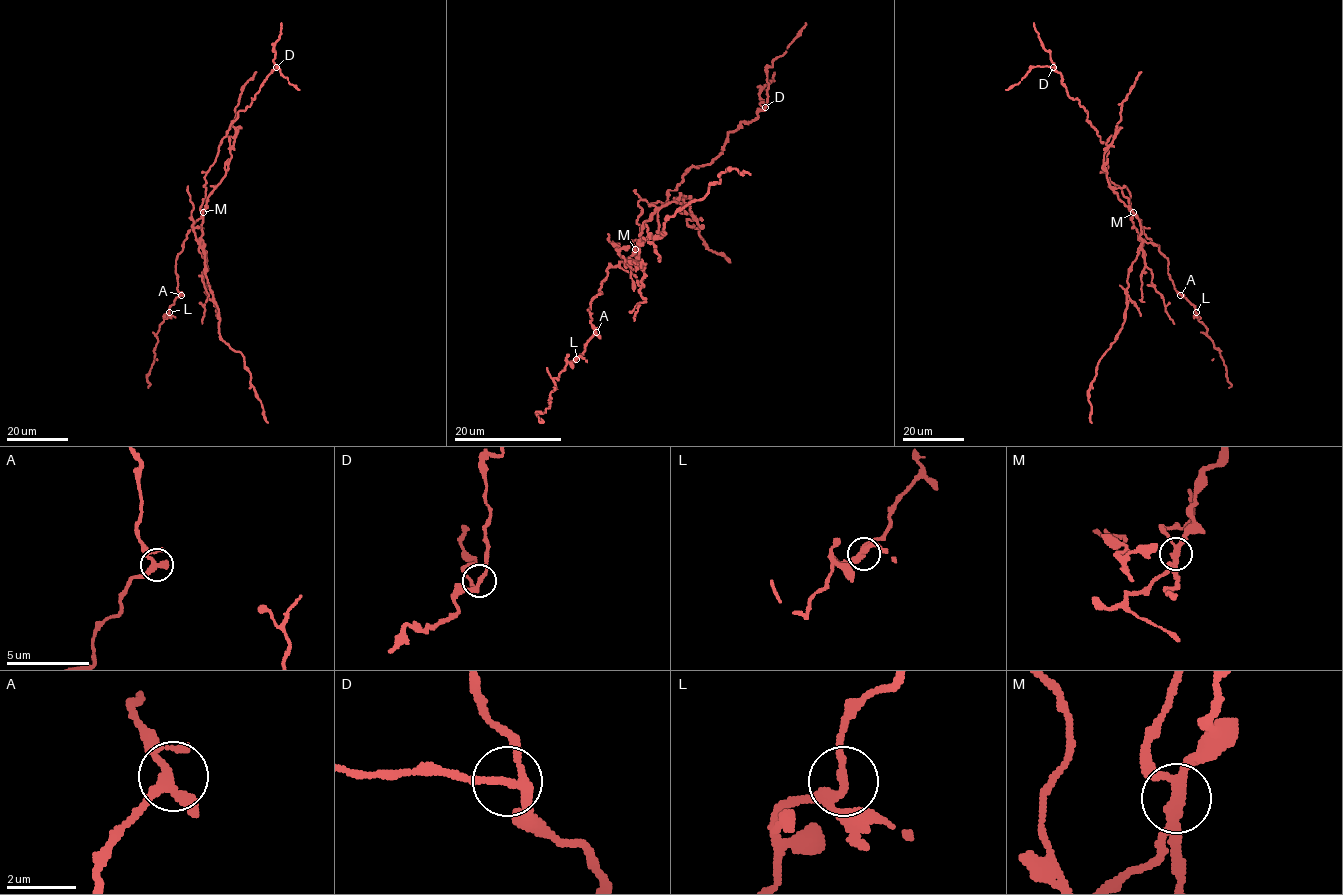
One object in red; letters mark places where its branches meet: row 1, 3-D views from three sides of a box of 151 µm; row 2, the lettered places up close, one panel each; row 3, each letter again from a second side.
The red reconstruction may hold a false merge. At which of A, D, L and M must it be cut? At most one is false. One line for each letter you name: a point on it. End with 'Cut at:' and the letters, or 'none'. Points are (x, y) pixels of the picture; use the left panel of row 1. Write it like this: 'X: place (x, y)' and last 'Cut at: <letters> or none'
M: place (203, 212)
Cut at: M

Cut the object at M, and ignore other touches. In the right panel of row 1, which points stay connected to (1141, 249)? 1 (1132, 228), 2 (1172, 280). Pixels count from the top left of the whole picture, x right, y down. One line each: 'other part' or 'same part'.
1: same part
2: other part

